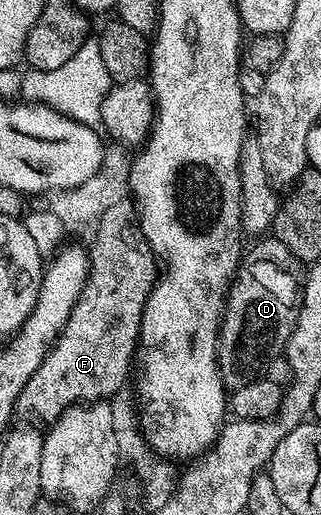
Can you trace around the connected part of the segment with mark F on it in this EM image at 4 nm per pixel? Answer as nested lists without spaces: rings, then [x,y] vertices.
[[[129,199],[119,202],[103,213],[92,235],[94,241],[89,251],[89,279],[85,283],[81,300],[75,305],[64,331],[43,361],[43,365],[39,365],[31,381],[27,381],[17,402],[18,416],[41,418],[45,425],[56,423],[70,407],[76,407],[82,401],[108,400],[108,395],[115,394],[128,379],[130,382],[131,364],[139,351],[141,314],[153,284],[159,278],[159,260],[149,248],[149,242],[137,221],[137,208]]]

